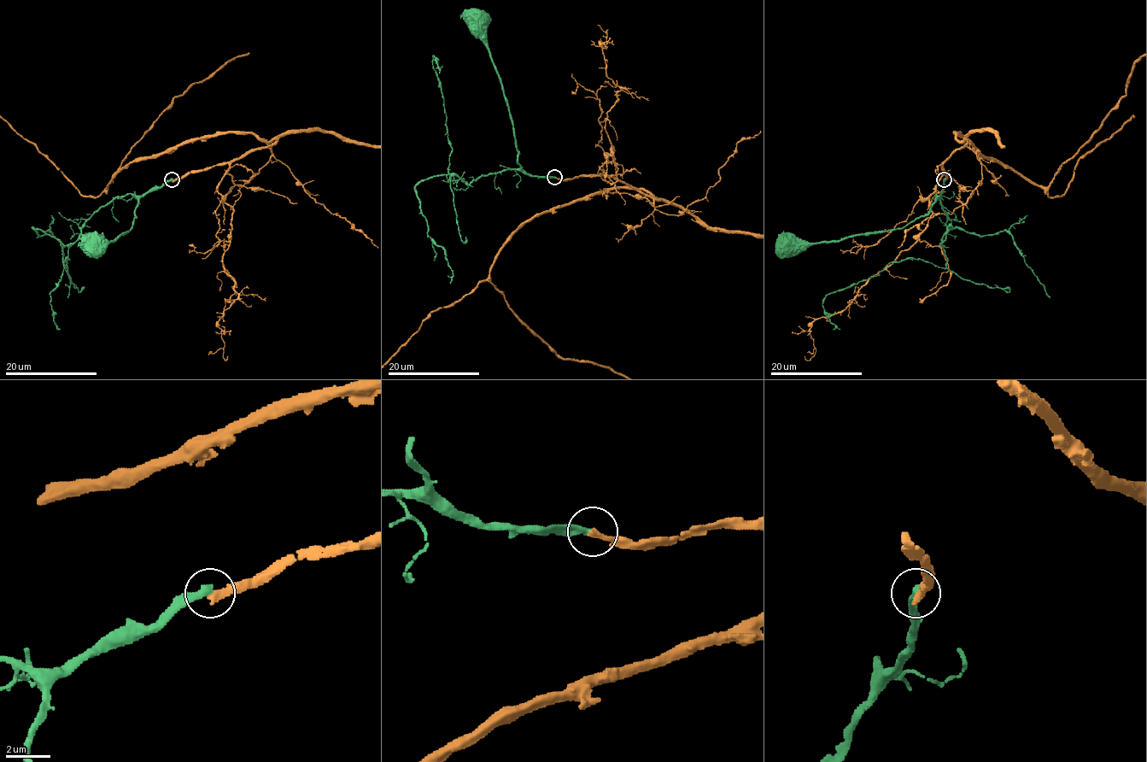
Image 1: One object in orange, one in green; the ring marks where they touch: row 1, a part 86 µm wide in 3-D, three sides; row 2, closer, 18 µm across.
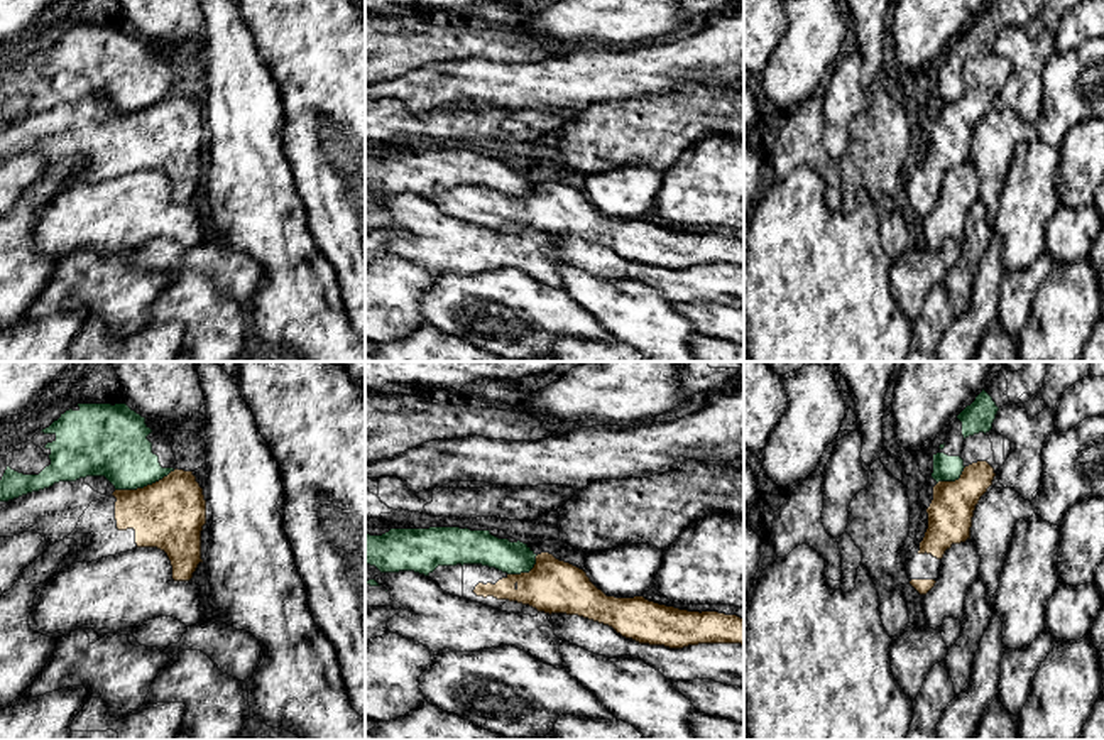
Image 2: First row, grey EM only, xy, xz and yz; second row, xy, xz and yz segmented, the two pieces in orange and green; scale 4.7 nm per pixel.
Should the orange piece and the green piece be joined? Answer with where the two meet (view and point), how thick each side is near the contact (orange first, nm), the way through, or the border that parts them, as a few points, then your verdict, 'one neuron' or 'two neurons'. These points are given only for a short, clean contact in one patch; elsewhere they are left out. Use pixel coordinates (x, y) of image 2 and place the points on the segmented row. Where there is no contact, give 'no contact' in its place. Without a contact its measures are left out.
contact xy (144, 487); calibres 340 and 320 nm; two neurons

